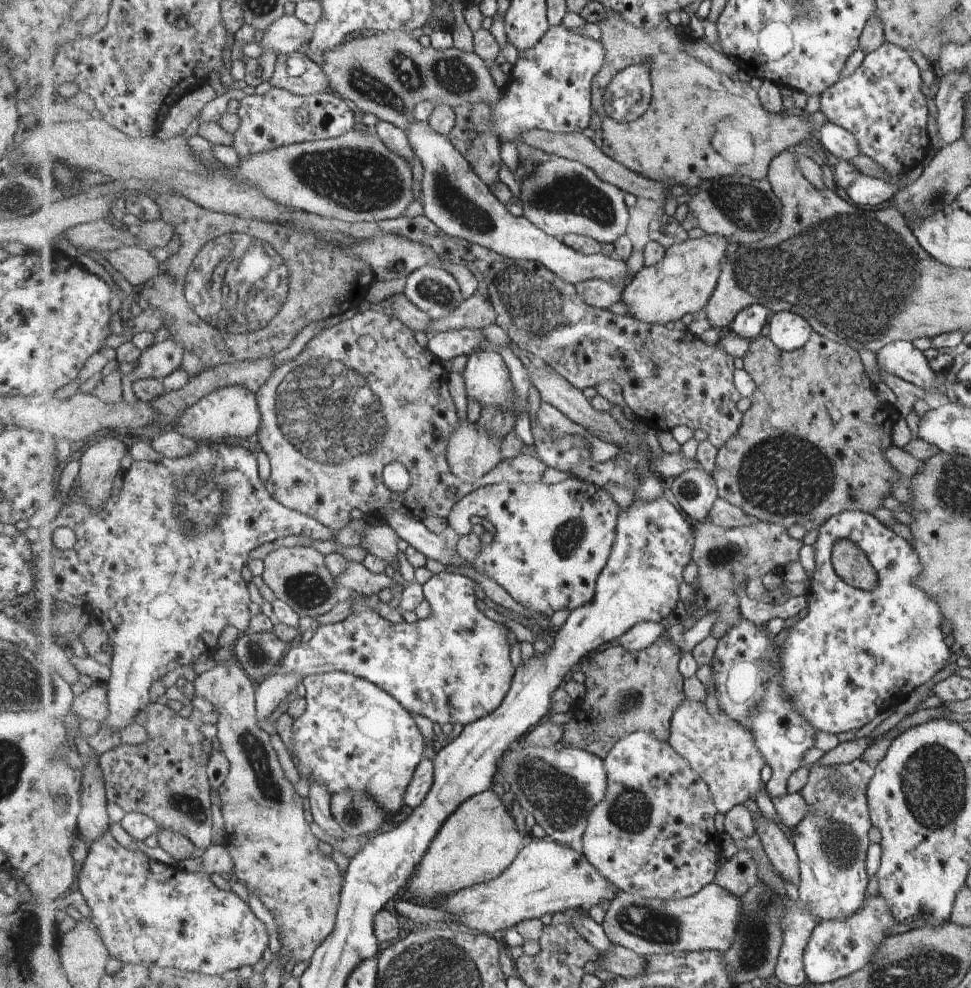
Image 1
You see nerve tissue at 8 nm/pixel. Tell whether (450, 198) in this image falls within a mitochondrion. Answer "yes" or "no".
yes

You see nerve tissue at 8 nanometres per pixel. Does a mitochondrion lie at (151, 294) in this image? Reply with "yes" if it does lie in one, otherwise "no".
no

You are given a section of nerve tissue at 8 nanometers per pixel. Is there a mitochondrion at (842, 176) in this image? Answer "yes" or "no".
no

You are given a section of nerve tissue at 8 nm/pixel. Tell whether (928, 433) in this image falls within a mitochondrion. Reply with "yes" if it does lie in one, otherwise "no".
no

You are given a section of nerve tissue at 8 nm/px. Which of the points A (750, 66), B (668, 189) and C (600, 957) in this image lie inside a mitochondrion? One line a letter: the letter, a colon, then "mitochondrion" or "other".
A: other
B: other
C: other

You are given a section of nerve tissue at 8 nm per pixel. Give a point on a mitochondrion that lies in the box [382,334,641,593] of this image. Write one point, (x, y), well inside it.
(567, 539)

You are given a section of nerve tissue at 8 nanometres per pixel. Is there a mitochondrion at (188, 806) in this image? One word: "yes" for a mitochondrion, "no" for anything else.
yes

